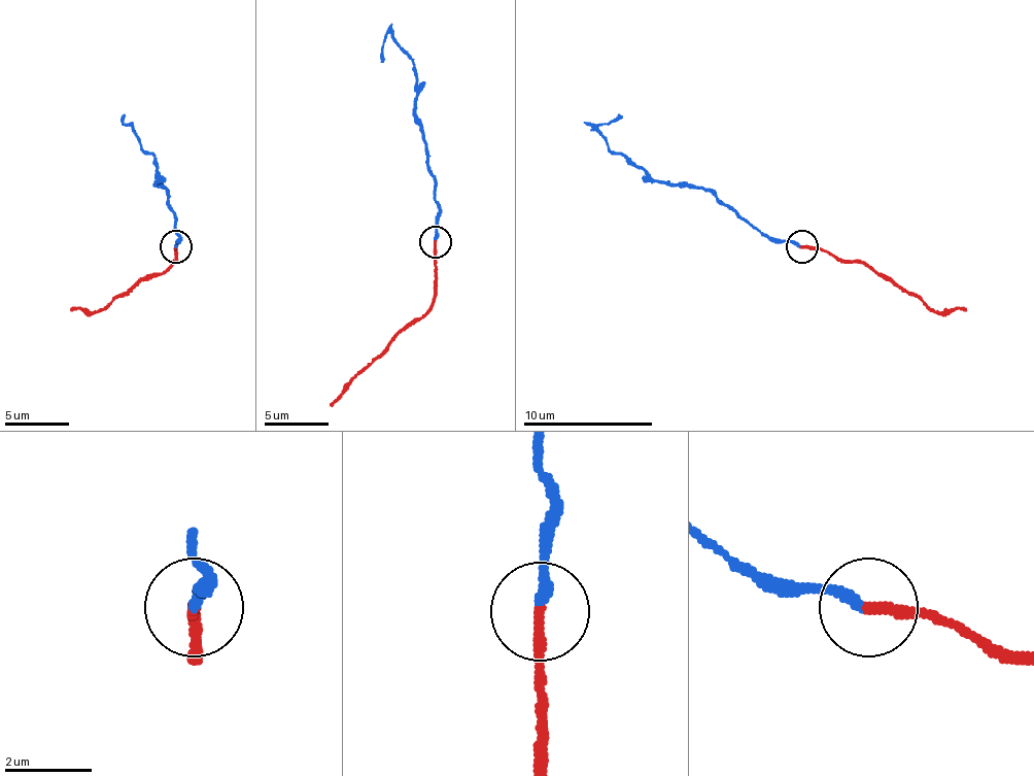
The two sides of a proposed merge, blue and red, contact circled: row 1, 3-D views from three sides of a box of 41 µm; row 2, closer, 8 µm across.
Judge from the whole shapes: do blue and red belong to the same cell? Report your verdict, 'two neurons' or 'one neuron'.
two neurons

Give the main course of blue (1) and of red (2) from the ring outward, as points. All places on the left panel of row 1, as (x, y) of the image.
1: (175, 247), (178, 241), (165, 193), (156, 182), (156, 160), (130, 125), (123, 125), (123, 114)
2: (175, 247), (175, 260), (97, 312), (71, 312)

